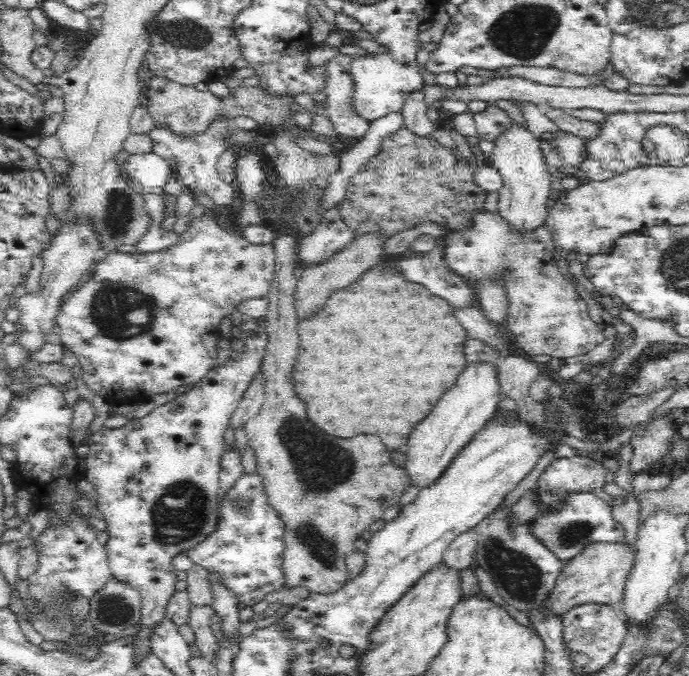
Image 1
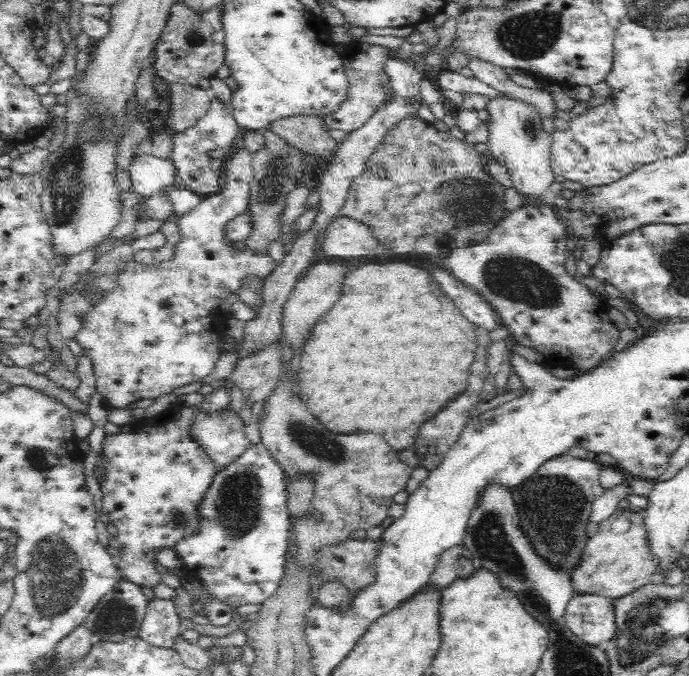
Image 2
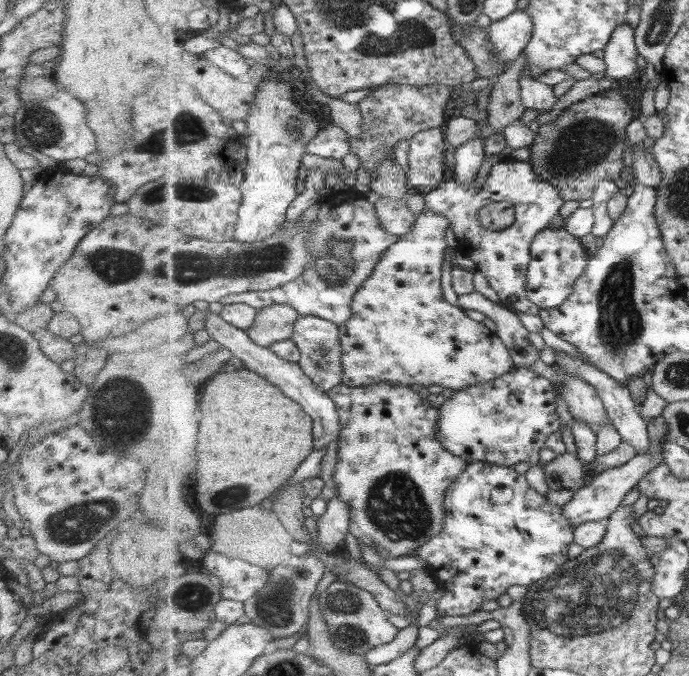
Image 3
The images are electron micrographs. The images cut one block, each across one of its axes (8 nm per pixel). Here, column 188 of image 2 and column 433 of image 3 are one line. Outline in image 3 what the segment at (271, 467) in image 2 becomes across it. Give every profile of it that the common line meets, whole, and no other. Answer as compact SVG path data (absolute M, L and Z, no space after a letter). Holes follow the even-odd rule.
M485 461L469 463L462 474L458 476L458 479L448 488L445 495L444 511L446 515L444 516L443 530L421 548L408 552L409 556L420 558L423 562L426 562L427 566L435 568L435 578L440 585L441 593L443 593L436 605L436 613L439 616L465 616L481 611L481 606L483 606L484 602L489 602L489 600L497 602L501 596L505 596L505 594L508 595L511 586L525 586L530 588L538 581L543 581L545 578L551 576L562 564L568 561L567 552L569 552L569 544L574 542L574 530L576 527L564 515L562 506L553 506L548 501L548 497L541 496L532 485L529 484L526 473L517 472L513 467L505 467ZM505 486L509 486L509 488L513 490L512 499L504 505L495 504L493 498L491 498L491 492L493 492L495 488L505 488Z

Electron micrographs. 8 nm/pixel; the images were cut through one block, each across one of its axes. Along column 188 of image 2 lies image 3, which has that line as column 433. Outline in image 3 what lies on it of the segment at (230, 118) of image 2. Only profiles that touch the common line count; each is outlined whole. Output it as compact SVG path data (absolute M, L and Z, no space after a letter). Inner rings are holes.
M445 126L433 128L417 134L410 142L410 152L408 153L408 183L412 189L418 187L431 187L439 189L445 180L445 150L447 142L445 138Z

